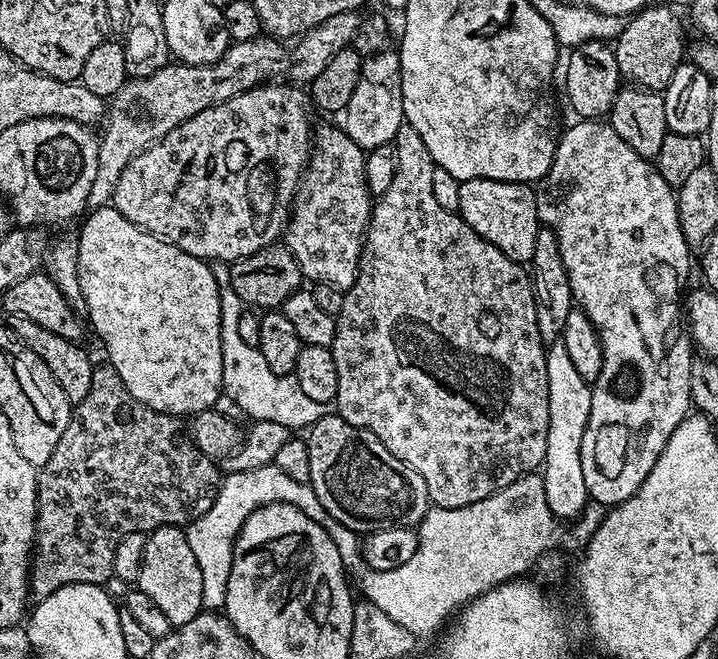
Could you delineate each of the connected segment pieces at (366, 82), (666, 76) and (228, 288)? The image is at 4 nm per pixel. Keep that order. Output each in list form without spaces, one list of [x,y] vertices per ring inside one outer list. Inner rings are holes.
[[[396,50],[388,51],[375,52],[361,63],[358,86],[354,86],[354,94],[350,94],[350,102],[342,113],[344,132],[365,151],[395,141],[398,130],[405,123],[400,54]]]
[[[653,3],[635,13],[625,23],[622,34],[614,41],[618,70],[625,81],[649,90],[663,90],[674,78],[674,70],[685,59],[684,28],[672,8]]]
[[[213,261],[212,273],[219,288],[220,326],[222,339],[223,393],[232,397],[251,420],[281,423],[293,432],[300,428],[309,429],[322,417],[333,415],[333,403],[311,401],[302,391],[295,375],[276,375],[266,363],[259,348],[247,345],[239,335],[238,319],[244,311],[244,305],[232,286],[231,265],[227,261]]]

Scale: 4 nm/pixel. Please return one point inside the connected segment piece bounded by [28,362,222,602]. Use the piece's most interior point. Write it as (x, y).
(120, 467)

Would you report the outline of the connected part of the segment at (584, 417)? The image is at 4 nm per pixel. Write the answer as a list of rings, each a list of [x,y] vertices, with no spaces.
[[[555,340],[545,351],[547,358],[547,390],[549,391],[550,427],[547,431],[546,454],[542,465],[546,500],[557,519],[577,519],[590,501],[583,477],[581,446],[590,416],[592,390],[589,381],[582,378],[570,359],[566,344]]]

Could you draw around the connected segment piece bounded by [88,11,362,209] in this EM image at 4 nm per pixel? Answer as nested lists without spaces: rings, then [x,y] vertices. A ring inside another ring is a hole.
[[[359,11],[334,14],[334,18],[314,26],[291,42],[261,34],[246,42],[229,43],[226,54],[213,64],[170,62],[154,75],[142,79],[130,78],[118,94],[111,97],[106,108],[106,119],[102,124],[104,133],[98,136],[98,174],[94,174],[94,186],[90,186],[88,208],[105,207],[114,194],[114,186],[118,186],[118,178],[122,178],[122,170],[126,170],[134,157],[158,143],[182,122],[194,118],[194,114],[265,82],[311,85],[312,80],[322,74],[330,58],[334,58],[338,50],[351,45],[361,19]]]

